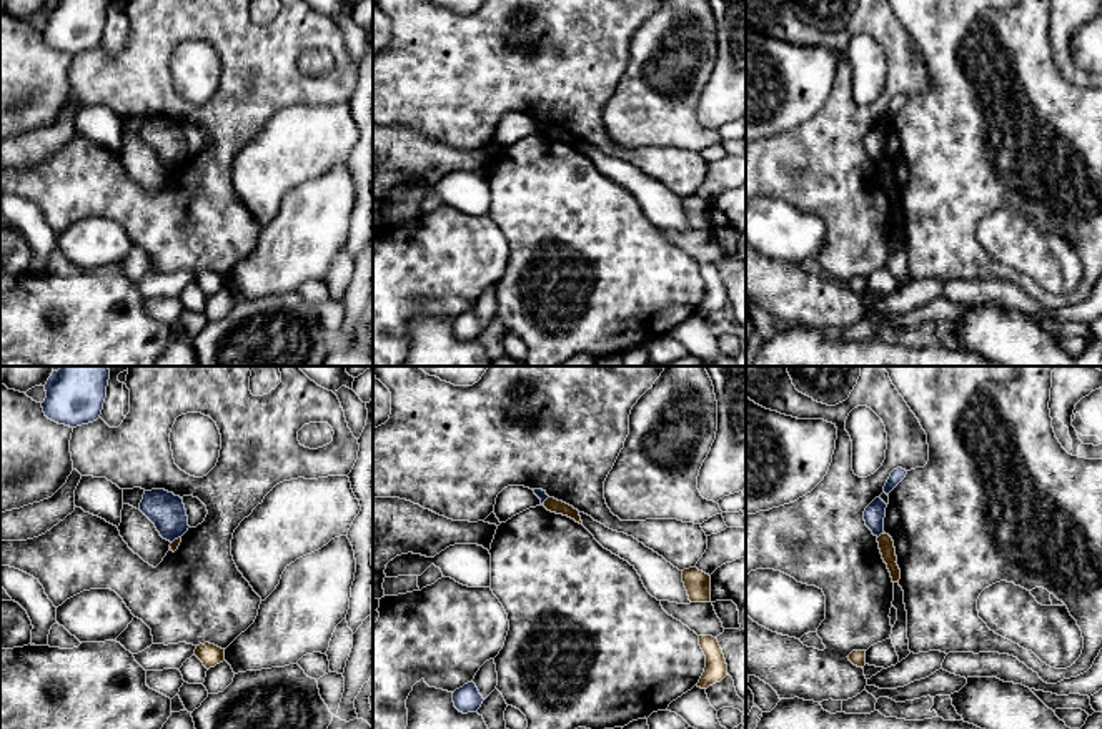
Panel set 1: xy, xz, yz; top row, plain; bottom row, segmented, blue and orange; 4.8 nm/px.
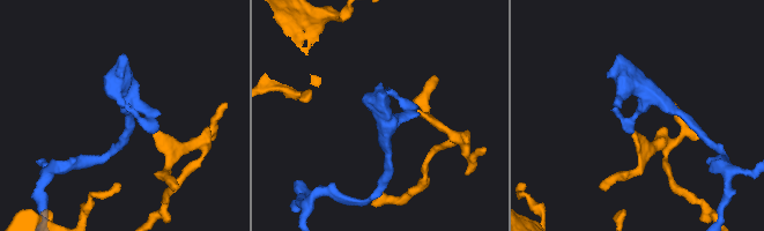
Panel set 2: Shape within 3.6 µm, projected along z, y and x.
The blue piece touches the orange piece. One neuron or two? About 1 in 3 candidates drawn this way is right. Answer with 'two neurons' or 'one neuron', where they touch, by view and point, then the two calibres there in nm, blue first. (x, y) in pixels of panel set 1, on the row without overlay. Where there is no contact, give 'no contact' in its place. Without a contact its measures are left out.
two neurons; meets blue in yz at (881, 160); 100 nm thick on the blue side, 80 nm on the other

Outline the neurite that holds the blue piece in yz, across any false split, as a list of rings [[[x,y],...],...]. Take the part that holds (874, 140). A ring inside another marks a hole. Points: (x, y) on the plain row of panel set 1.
[[[876,125],[864,138],[866,153],[877,165],[884,161],[886,135],[887,131],[881,125]]]

